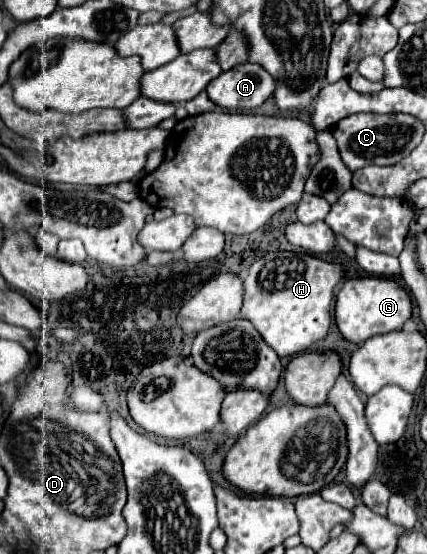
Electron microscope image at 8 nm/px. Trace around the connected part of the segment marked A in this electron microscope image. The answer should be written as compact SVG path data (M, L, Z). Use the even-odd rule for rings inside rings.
M243 63L213 79L207 95L221 109L245 111L265 103L265 99L273 95L273 89L275 81L261 65Z

